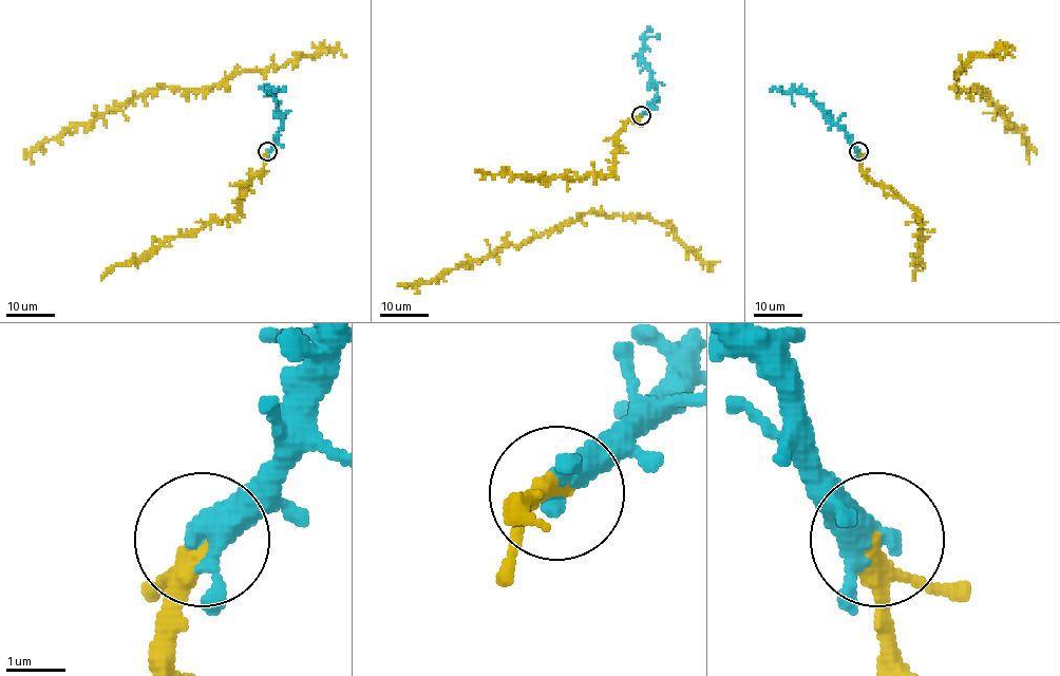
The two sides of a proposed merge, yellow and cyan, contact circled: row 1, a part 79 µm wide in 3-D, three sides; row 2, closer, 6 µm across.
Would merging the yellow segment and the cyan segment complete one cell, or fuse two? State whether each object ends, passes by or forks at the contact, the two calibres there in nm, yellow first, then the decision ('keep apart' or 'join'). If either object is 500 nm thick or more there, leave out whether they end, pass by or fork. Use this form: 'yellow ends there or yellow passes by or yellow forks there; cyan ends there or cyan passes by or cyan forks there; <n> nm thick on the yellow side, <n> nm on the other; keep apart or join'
yellow passes by; cyan passes by; 240 nm thick on the yellow side, 380 nm on the other; join

